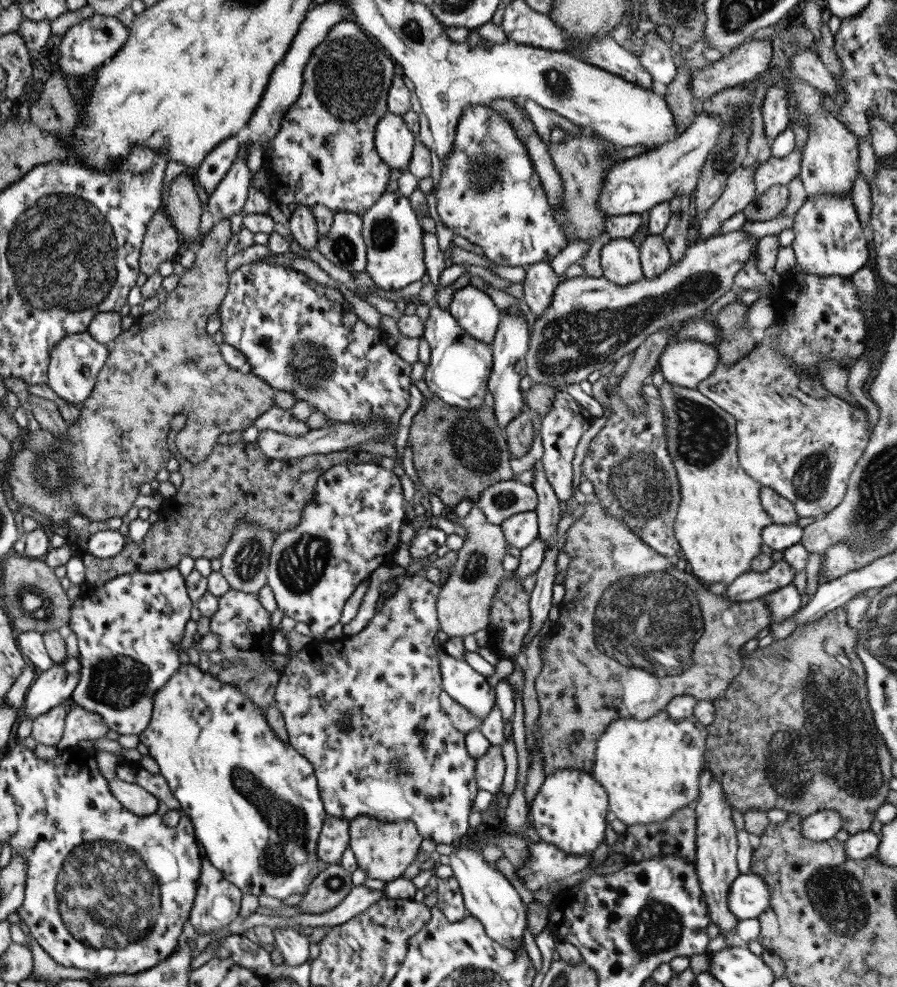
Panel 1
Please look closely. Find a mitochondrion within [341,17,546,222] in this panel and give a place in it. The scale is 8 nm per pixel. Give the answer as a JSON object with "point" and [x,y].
{"point":[485,175]}

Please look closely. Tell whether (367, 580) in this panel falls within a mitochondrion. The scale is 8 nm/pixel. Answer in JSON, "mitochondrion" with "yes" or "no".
{"mitochondrion":"no"}

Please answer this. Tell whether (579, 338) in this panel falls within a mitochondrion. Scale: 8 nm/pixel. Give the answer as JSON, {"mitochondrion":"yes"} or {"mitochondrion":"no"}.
{"mitochondrion":"yes"}

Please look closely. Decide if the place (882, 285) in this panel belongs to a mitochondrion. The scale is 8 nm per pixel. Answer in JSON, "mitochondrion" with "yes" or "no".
{"mitochondrion":"no"}

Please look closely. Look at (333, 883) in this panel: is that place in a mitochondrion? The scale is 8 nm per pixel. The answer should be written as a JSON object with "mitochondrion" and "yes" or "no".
{"mitochondrion":"yes"}

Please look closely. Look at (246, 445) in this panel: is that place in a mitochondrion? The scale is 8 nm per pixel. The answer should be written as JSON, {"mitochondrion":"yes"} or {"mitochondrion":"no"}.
{"mitochondrion":"no"}

